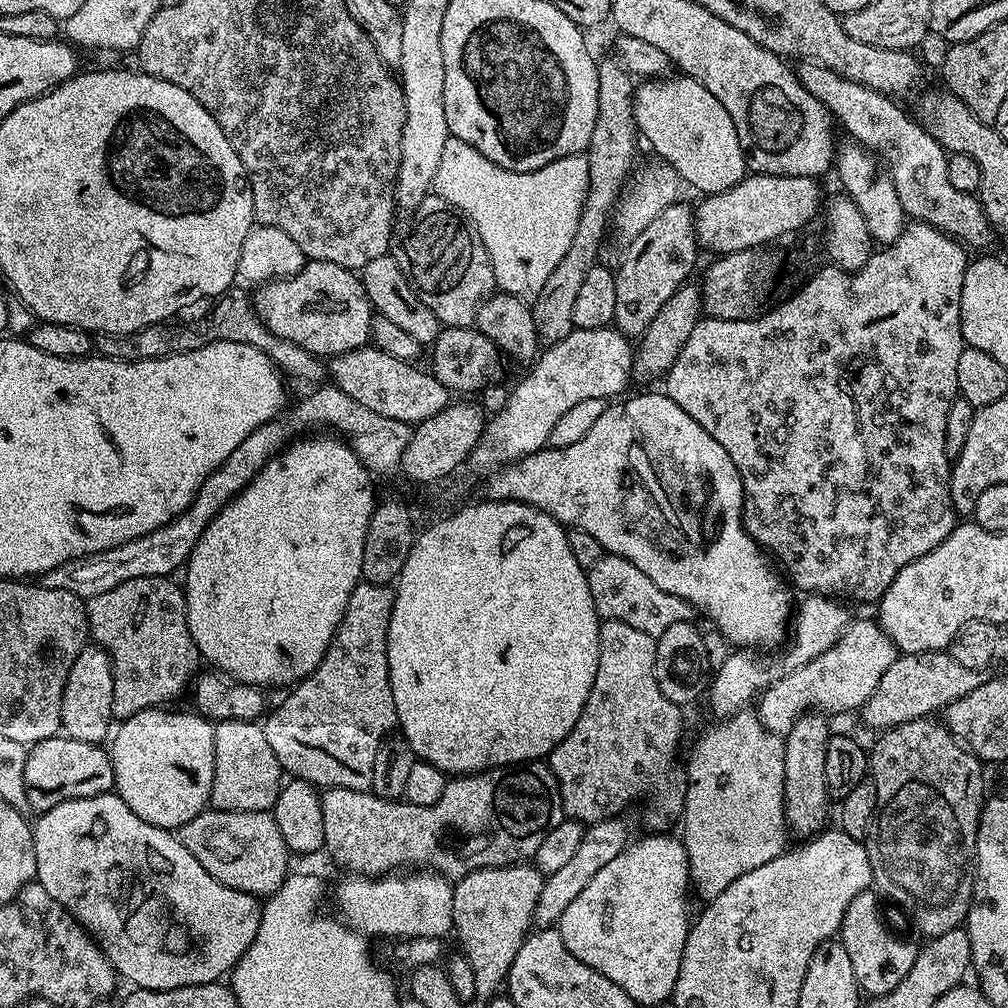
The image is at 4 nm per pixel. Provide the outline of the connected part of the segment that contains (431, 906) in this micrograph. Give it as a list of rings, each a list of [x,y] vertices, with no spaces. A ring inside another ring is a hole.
[[[408,870],[403,874],[387,876],[358,876],[348,874],[336,888],[336,900],[340,908],[348,912],[347,919],[357,932],[371,936],[396,936],[395,938],[444,938],[453,931],[452,927],[452,884],[435,870]]]

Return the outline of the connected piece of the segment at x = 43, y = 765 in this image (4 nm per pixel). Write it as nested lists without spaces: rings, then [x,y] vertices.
[[[63,734],[51,736],[28,748],[24,777],[28,791],[27,807],[33,808],[36,814],[48,812],[62,802],[100,796],[114,788],[114,766],[109,749],[90,742],[78,742]]]

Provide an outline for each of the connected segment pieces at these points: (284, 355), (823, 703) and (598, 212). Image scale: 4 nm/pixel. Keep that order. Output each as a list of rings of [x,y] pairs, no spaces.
[[[235,292],[219,297],[211,305],[211,307],[213,306],[212,313],[209,314],[208,320],[201,322],[200,332],[188,324],[165,322],[151,324],[142,330],[133,332],[130,336],[97,335],[94,340],[95,347],[98,349],[99,355],[109,356],[111,360],[153,360],[154,358],[186,354],[190,350],[198,350],[204,343],[212,344],[215,340],[229,340],[230,342],[242,342],[246,346],[254,346],[258,350],[262,350],[275,361],[277,368],[285,377],[297,376],[300,380],[316,380],[312,382],[320,382],[325,379],[326,368],[321,357],[315,356],[310,350],[306,350],[294,342],[288,342],[286,338],[280,338],[278,334],[271,332],[256,313],[253,297],[249,293],[247,296],[244,292]]]
[[[853,619],[849,623],[848,629],[838,638],[838,642],[834,642],[834,646],[830,646],[830,650],[826,650],[822,654],[818,654],[818,658],[806,662],[806,666],[798,666],[785,672],[780,679],[764,689],[758,700],[758,705],[760,704],[758,715],[762,726],[766,726],[766,730],[783,738],[788,735],[788,731],[792,729],[792,724],[798,717],[813,710],[833,714],[832,712],[852,712],[855,708],[856,711],[863,709],[870,694],[874,694],[874,690],[878,690],[878,682],[882,682],[882,674],[886,674],[886,670],[890,670],[897,655],[896,643],[889,638],[888,633],[880,627],[875,619]]]
[[[616,58],[601,59],[598,64],[598,118],[594,122],[594,134],[586,149],[590,179],[578,230],[574,234],[574,242],[570,242],[570,250],[566,250],[562,262],[554,266],[554,274],[546,278],[542,294],[538,294],[538,298],[530,304],[536,332],[545,345],[558,342],[572,332],[574,301],[578,289],[581,288],[587,272],[601,259],[600,247],[604,244],[604,231],[607,228],[609,231],[614,209],[625,191],[626,181],[629,179],[628,167],[636,156],[636,140],[638,144],[633,95],[633,77],[620,61]]]

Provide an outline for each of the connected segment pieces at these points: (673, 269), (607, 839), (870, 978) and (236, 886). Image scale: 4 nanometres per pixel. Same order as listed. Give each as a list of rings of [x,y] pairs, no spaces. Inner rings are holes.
[[[677,202],[666,206],[642,234],[638,234],[633,240],[627,241],[624,257],[620,260],[620,268],[615,269],[616,289],[618,290],[618,302],[614,306],[614,326],[624,336],[629,338],[639,338],[643,336],[646,326],[654,322],[654,314],[666,306],[666,301],[670,294],[674,294],[686,283],[688,276],[692,272],[692,267],[696,264],[696,217],[691,207],[687,208],[683,202]]]
[[[623,815],[611,816],[608,820],[600,820],[597,824],[585,827],[582,846],[578,846],[577,852],[562,867],[554,870],[554,874],[545,879],[542,894],[538,894],[538,902],[532,915],[537,925],[552,926],[559,922],[566,906],[570,906],[570,902],[574,902],[574,898],[578,898],[578,894],[586,890],[586,885],[594,879],[594,874],[598,874],[602,866],[618,858],[618,854],[622,854],[622,850],[628,847],[630,837],[628,837],[628,824],[624,819]]]
[[[875,891],[859,892],[854,902],[846,906],[846,914],[842,918],[842,926],[838,933],[842,946],[846,946],[850,967],[854,970],[854,978],[861,993],[869,997],[881,996],[894,990],[894,986],[898,986],[898,982],[906,978],[910,966],[914,966],[914,958],[918,951],[917,945],[914,946],[910,941],[895,936],[888,929],[888,924],[880,913],[879,899],[881,900],[881,897]]]
[[[205,810],[178,829],[180,841],[202,862],[202,870],[234,890],[267,898],[290,875],[290,853],[271,812],[218,812]]]

